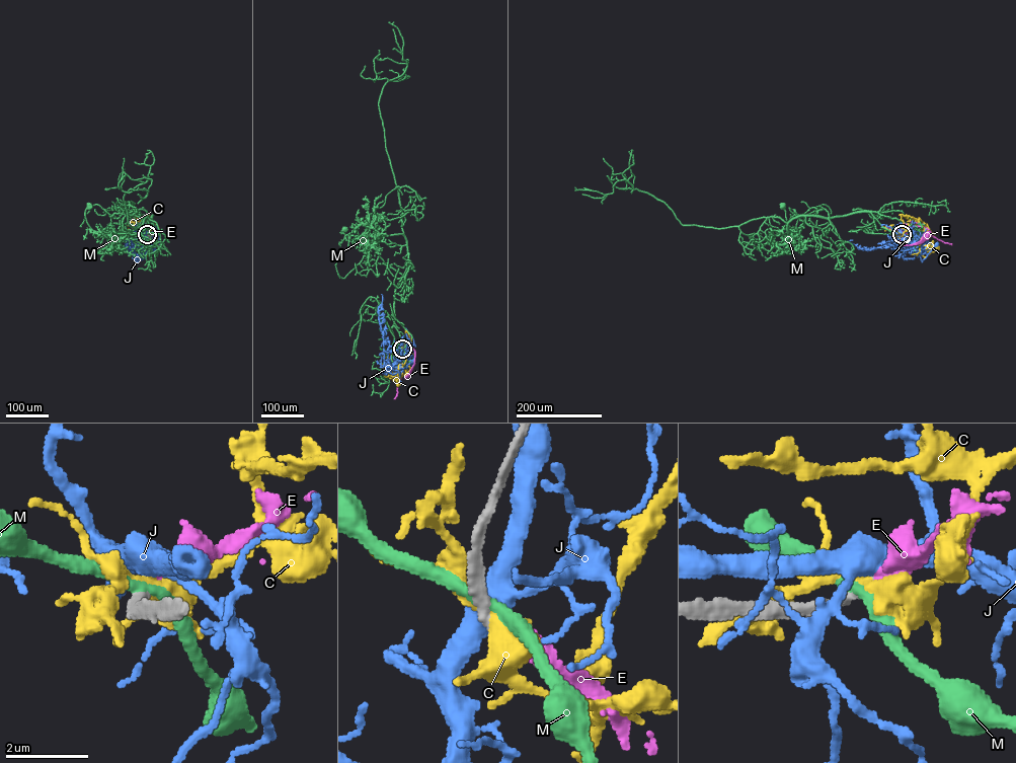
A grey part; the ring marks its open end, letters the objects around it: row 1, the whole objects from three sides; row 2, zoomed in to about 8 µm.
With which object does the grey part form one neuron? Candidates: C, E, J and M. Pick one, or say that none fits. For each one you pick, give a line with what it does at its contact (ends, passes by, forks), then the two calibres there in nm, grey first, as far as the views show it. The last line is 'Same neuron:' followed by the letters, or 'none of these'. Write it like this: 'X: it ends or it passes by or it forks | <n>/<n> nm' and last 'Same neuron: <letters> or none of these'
E: it ends | 280/320 nm
Same neuron: E

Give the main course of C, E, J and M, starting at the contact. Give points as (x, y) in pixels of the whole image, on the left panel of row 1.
C: (147, 234), (151, 236), (143, 256), (143, 247)
E: (147, 234), (160, 245), (152, 234)
J: (147, 234), (151, 241), (137, 256), (136, 261), (144, 256), (145, 243)
M: (147, 235), (156, 230), (139, 211), (152, 216), (147, 225), (111, 242), (87, 223), (89, 205)

